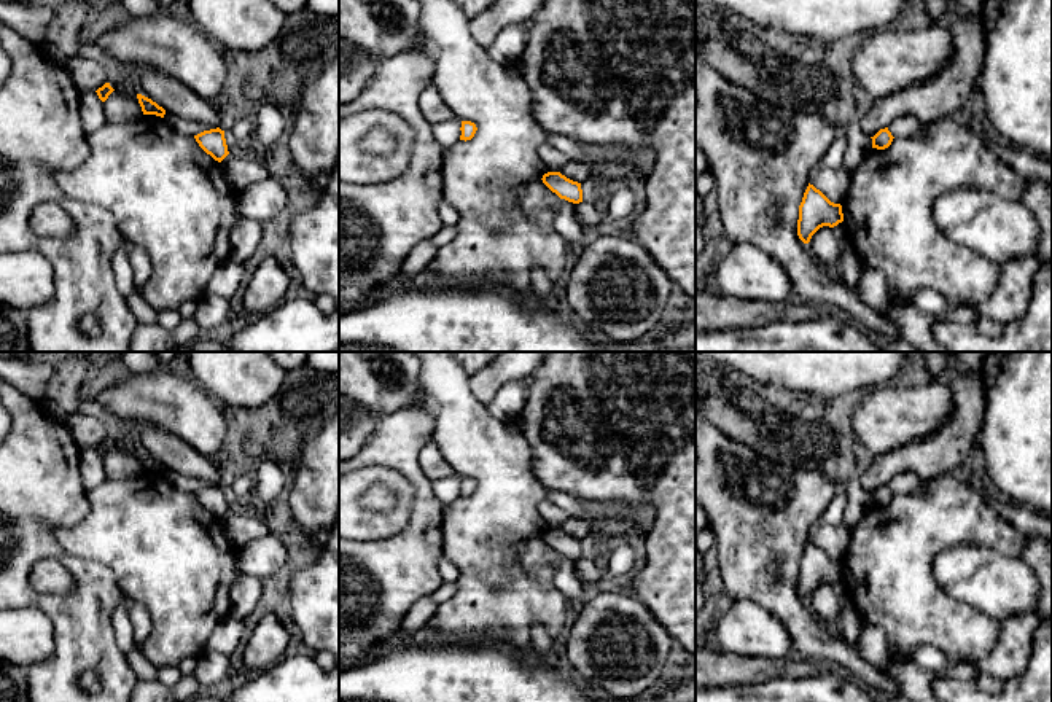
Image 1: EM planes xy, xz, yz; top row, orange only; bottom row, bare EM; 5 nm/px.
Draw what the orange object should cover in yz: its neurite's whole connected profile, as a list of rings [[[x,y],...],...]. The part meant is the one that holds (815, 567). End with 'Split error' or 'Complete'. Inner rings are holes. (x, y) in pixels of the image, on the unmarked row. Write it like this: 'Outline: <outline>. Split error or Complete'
Outline: [[[808,540],[799,562],[797,592],[808,600],[823,583],[834,584],[844,578],[842,562],[831,559],[820,546]]]. Complete

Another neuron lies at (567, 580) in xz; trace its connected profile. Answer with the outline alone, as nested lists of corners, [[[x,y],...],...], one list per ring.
[[[565,556],[560,557],[560,562],[555,570],[554,584],[560,589],[568,599],[581,599],[582,602],[592,592],[576,573],[576,560]]]

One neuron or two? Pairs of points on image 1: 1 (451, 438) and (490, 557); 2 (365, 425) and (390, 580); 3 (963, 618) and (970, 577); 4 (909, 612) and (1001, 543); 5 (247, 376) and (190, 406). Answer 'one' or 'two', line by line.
1: one
2: two
3: two
4: one
5: two

